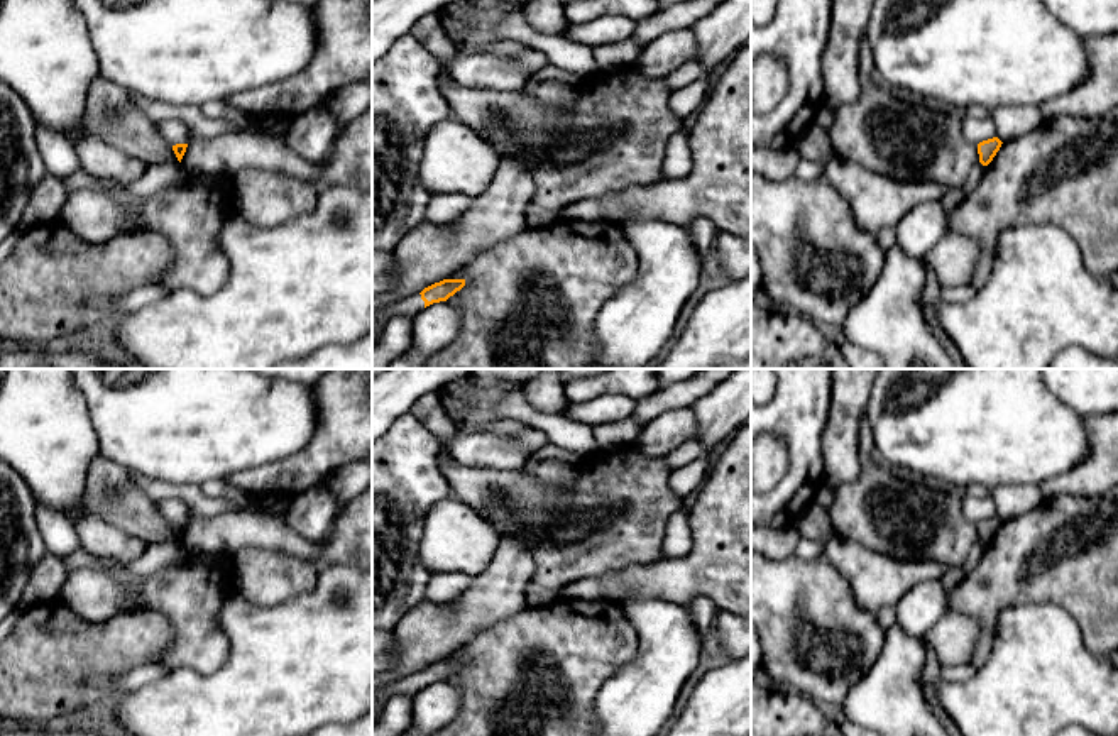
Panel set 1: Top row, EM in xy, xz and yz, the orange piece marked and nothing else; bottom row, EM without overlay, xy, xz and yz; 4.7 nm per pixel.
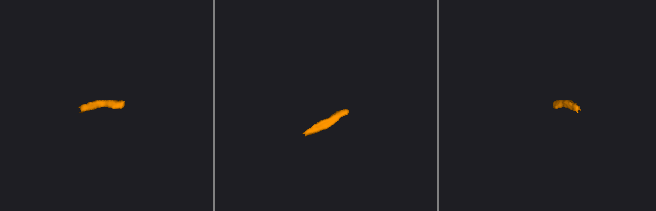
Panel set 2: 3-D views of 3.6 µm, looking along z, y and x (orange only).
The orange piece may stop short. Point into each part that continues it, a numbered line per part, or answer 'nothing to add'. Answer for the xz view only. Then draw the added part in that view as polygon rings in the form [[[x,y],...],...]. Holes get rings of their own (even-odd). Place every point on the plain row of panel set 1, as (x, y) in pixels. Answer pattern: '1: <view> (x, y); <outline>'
1: xz (408, 686); [[[416,672],[416,673],[411,673],[411,675],[404,677],[404,678],[399,678],[399,680],[391,682],[391,684],[381,692],[379,699],[381,699],[382,702],[386,702],[389,697],[397,695],[397,694],[408,695],[408,697],[413,699],[414,694],[416,694],[418,690],[421,690],[423,687],[425,687],[425,680],[421,678],[421,673]]]

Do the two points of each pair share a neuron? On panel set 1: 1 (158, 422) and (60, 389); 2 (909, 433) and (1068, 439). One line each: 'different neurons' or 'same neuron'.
1: different neurons
2: same neuron

